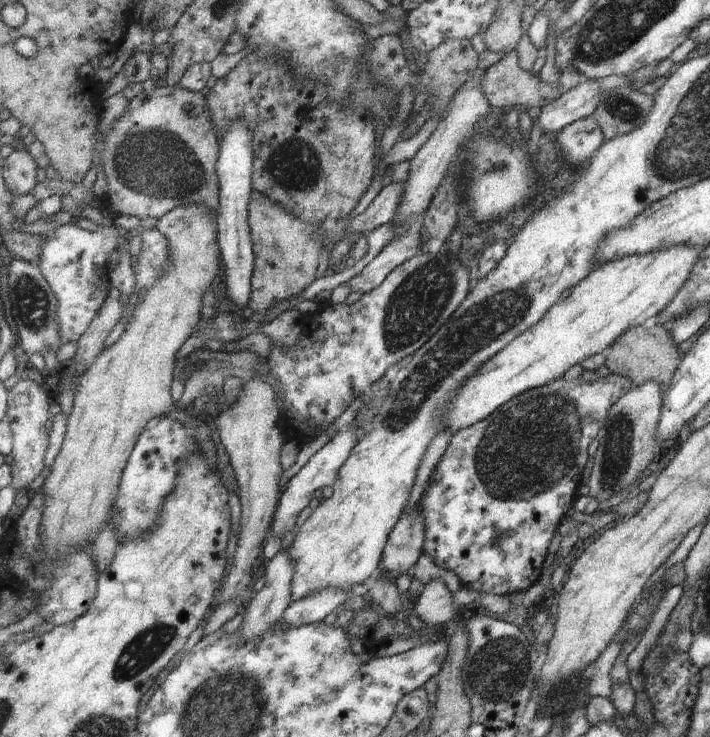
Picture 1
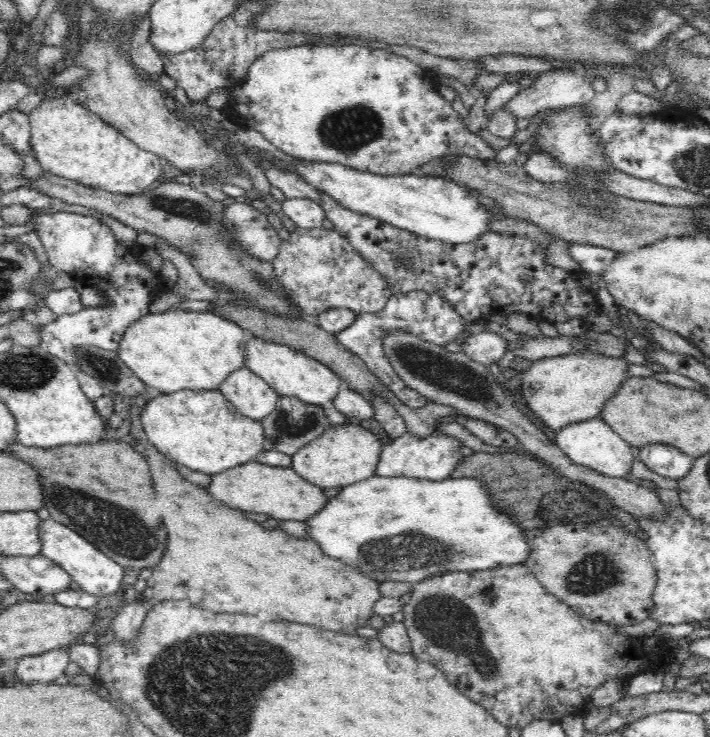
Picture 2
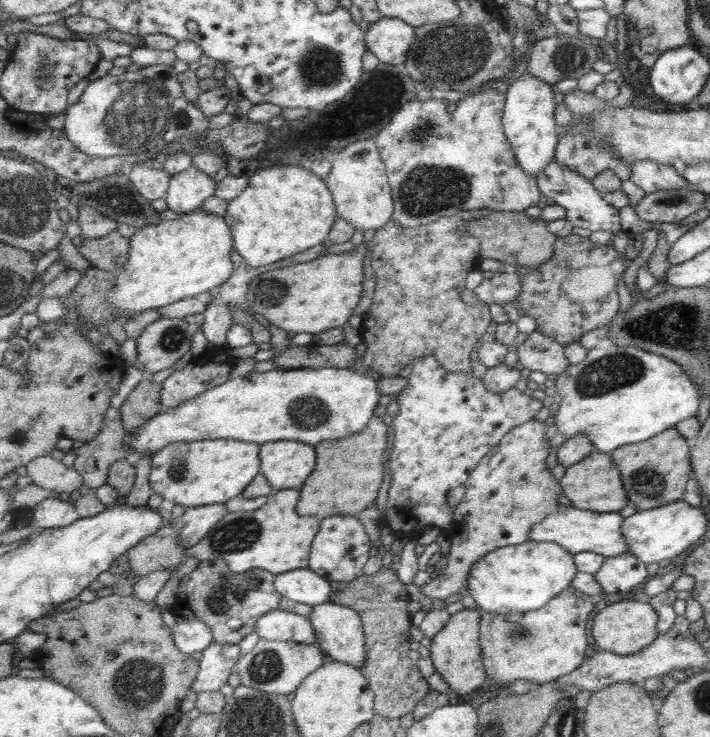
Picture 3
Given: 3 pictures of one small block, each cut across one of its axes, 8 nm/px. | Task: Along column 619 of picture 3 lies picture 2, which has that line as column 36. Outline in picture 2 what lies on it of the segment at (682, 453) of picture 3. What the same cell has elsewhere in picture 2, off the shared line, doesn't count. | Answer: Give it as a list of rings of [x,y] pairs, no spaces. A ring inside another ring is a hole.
[[[98,439],[97,441],[90,441],[87,443],[78,444],[63,444],[55,447],[29,447],[20,444],[18,441],[12,441],[4,447],[3,452],[8,452],[12,456],[15,456],[18,460],[24,460],[26,464],[32,467],[32,470],[37,472],[37,479],[39,480],[40,490],[43,494],[43,507],[49,512],[49,517],[60,524],[65,524],[68,528],[71,528],[74,532],[83,536],[92,546],[95,546],[100,552],[103,552],[108,558],[111,558],[114,562],[117,562],[122,567],[130,566],[134,569],[152,568],[159,560],[160,556],[164,554],[164,548],[166,548],[166,529],[163,527],[164,522],[160,522],[162,518],[158,518],[158,512],[154,510],[154,506],[148,506],[148,498],[150,496],[150,470],[148,470],[148,463],[145,457],[137,449],[136,446],[128,444],[127,442],[114,439]]]

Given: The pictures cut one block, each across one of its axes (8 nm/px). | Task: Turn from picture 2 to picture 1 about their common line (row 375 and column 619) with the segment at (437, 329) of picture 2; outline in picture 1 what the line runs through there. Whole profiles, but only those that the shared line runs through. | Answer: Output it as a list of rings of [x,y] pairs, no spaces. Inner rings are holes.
[[[612,373],[603,376],[593,382],[585,382],[578,377],[574,380],[564,380],[561,377],[551,380],[545,385],[524,391],[521,395],[515,396],[513,400],[503,404],[493,415],[474,426],[455,432],[447,450],[433,470],[428,485],[425,489],[423,498],[423,510],[426,514],[426,540],[424,543],[424,553],[433,560],[437,566],[452,571],[459,578],[461,585],[464,585],[477,592],[490,593],[493,595],[509,596],[521,590],[526,591],[531,584],[539,580],[539,568],[545,560],[545,552],[549,546],[551,536],[557,530],[557,524],[563,517],[565,508],[571,505],[574,500],[573,490],[580,485],[580,475],[587,462],[587,447],[597,437],[599,428],[610,410],[611,406],[631,388],[630,380],[623,375]]]

